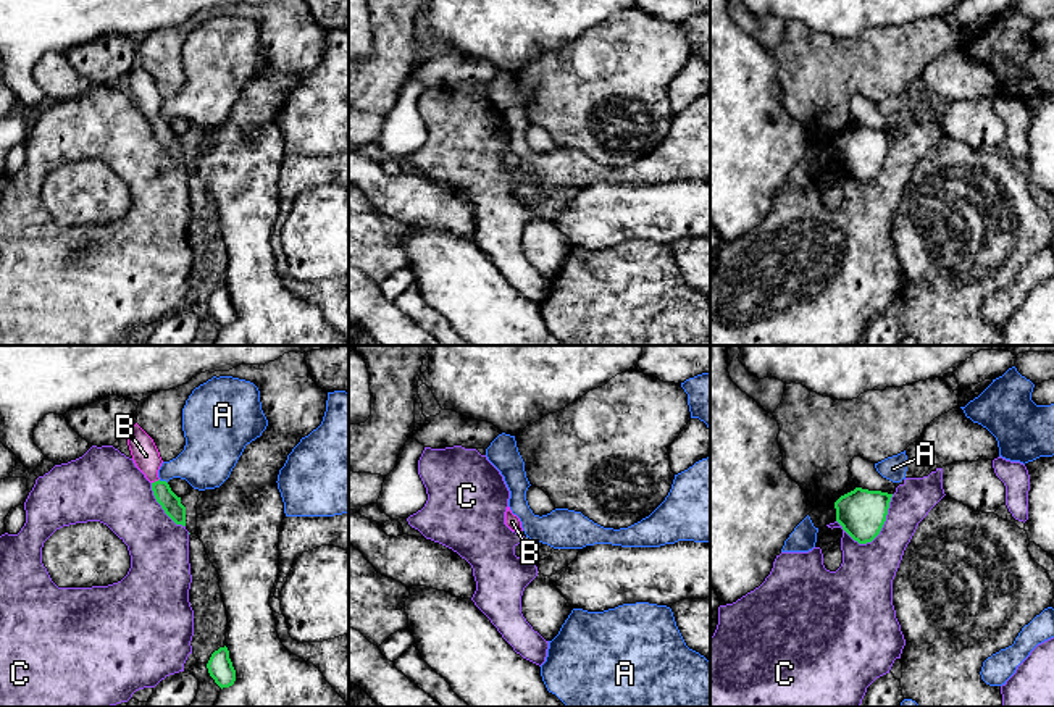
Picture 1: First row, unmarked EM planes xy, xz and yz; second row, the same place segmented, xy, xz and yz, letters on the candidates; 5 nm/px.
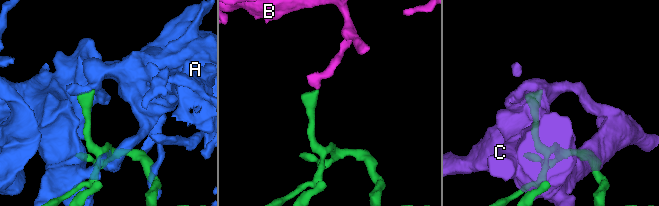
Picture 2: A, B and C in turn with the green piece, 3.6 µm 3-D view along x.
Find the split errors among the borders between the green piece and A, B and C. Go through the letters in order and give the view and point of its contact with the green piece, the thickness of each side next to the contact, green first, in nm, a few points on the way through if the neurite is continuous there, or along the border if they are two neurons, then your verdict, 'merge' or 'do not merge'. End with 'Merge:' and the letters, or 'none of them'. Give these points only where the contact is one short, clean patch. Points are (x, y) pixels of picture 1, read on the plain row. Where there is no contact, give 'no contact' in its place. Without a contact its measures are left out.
A: contact xy (163, 120); calibres 100 and 260 nm; do not merge
B: contact xy (155, 120); calibres 100 and 140 nm; way xy (170, 141), (155, 120), (146, 94); merge
C: contact yz (877, 173); calibres 240 and 280 nm; do not merge
Merge: B

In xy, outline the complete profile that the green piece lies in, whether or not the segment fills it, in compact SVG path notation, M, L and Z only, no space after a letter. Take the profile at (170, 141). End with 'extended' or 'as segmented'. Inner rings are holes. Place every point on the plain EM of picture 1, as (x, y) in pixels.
M136 61L128 71L128 84L136 105L152 121L152 129L165 152L176 161L186 165L186 145L166 119L158 116L163 102L153 77Z; extended

